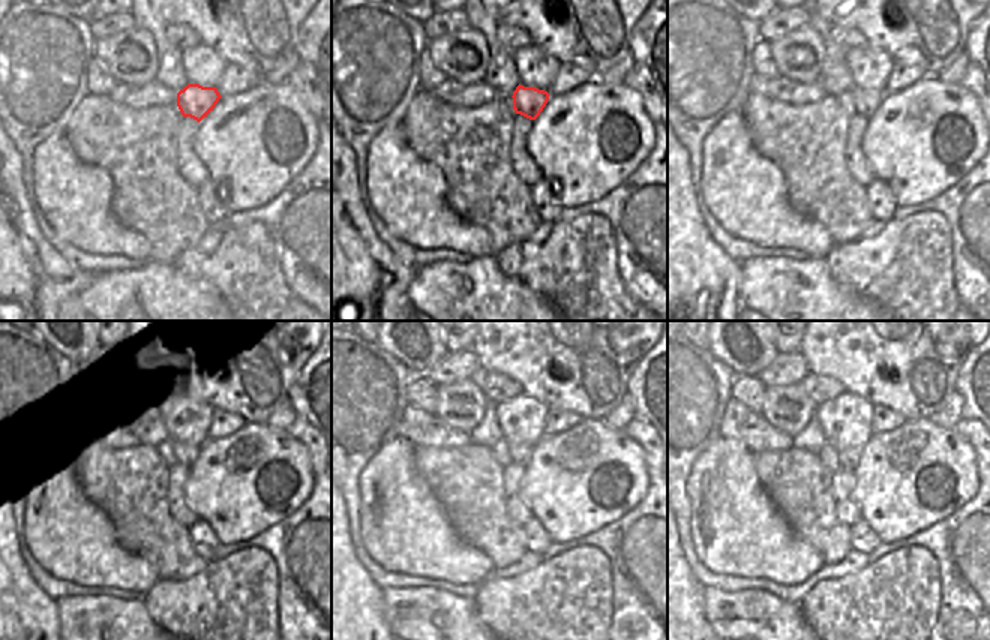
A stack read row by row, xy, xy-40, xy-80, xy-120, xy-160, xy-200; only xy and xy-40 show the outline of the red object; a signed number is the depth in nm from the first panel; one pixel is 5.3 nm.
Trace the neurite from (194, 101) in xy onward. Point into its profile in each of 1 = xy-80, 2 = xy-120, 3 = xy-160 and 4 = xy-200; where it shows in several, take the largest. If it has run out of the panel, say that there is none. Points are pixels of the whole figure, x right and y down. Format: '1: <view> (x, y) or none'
1: xy-80 (864, 102)
2: xy-120 (182, 453)
3: xy-160 (519, 453)
4: xy-200 (849, 459)

